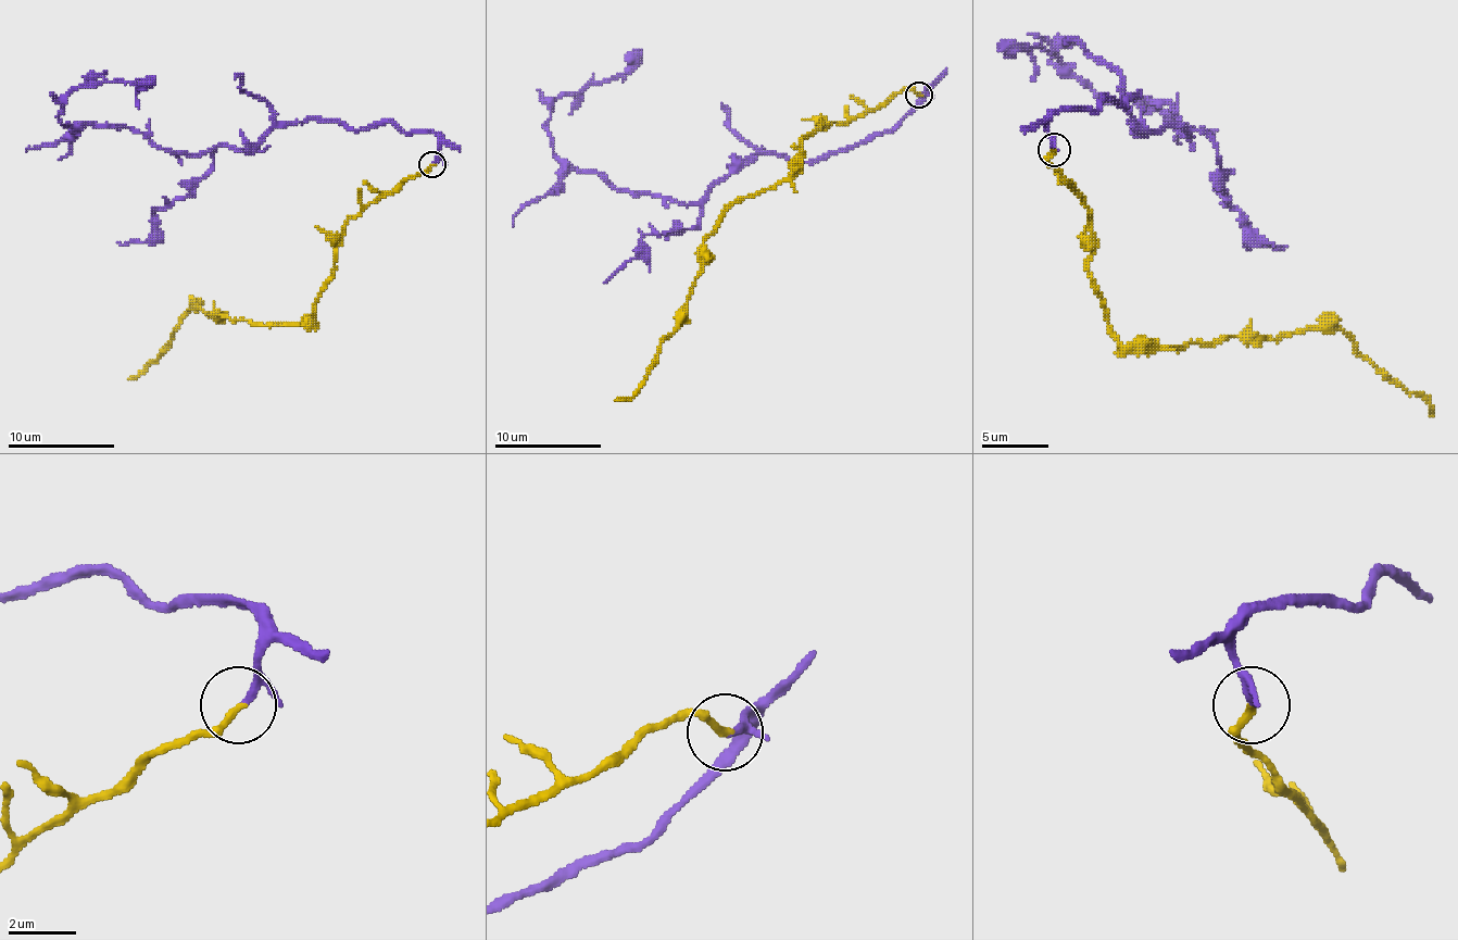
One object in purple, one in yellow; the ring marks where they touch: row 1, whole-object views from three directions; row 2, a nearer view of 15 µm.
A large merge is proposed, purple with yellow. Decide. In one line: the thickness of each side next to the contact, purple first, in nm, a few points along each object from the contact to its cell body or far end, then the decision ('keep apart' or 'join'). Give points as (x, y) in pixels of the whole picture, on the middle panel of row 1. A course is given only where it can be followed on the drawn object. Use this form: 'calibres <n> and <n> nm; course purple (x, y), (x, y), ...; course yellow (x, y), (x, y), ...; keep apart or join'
calibres 150 and 240 nm; course purple (919, 96), (877, 135), (751, 154), (679, 204), (572, 170), (545, 125), (641, 50); course yellow (919, 96), (820, 122), (786, 178), (740, 197), (703, 242), (679, 325), (641, 387), (615, 400); join

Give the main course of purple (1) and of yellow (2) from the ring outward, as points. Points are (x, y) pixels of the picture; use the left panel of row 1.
1: (432, 165), (438, 138), (390, 122), (275, 125), (243, 149), (192, 154), (59, 116), (74, 90), (154, 79)
2: (432, 165), (348, 221), (313, 323), (253, 325), (192, 309), (154, 360), (128, 378)

